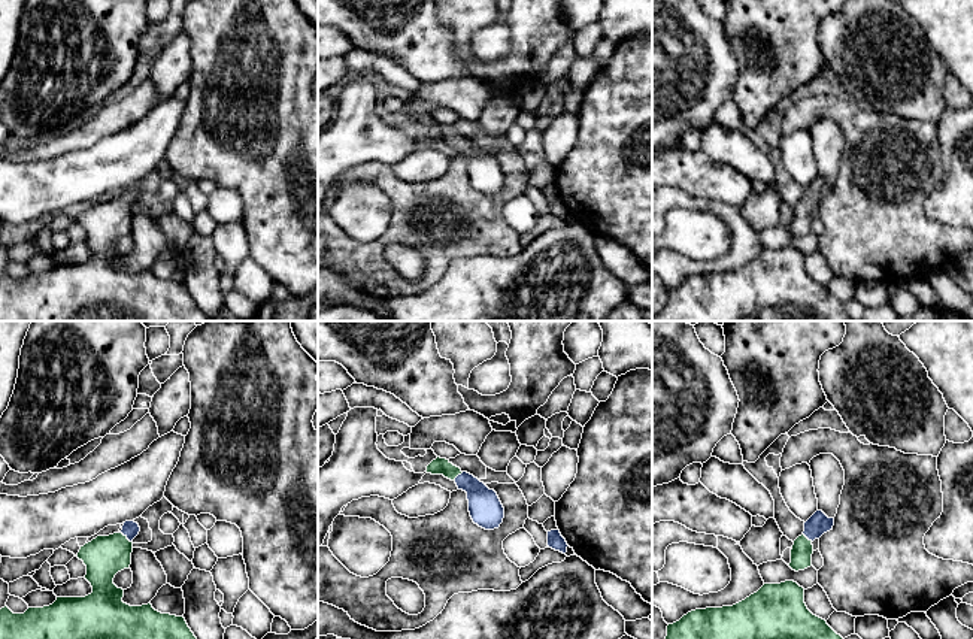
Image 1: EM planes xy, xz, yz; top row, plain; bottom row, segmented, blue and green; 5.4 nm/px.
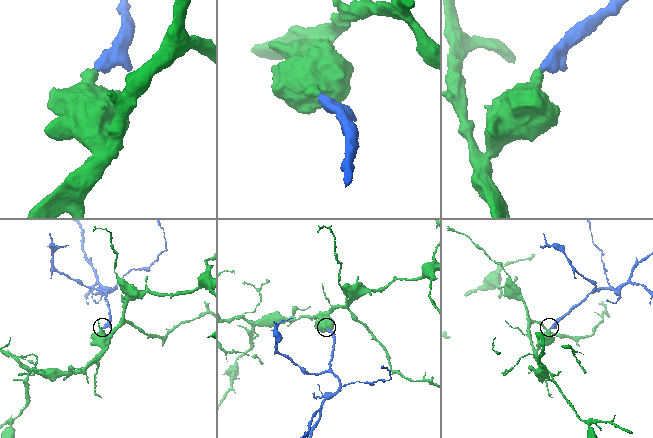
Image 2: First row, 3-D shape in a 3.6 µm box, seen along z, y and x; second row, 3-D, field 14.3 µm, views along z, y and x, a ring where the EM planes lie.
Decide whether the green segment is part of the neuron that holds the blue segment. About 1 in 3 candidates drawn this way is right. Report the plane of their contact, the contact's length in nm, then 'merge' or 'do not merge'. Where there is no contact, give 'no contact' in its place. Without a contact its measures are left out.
meets blue in xy; contact 90 nm long; merge

